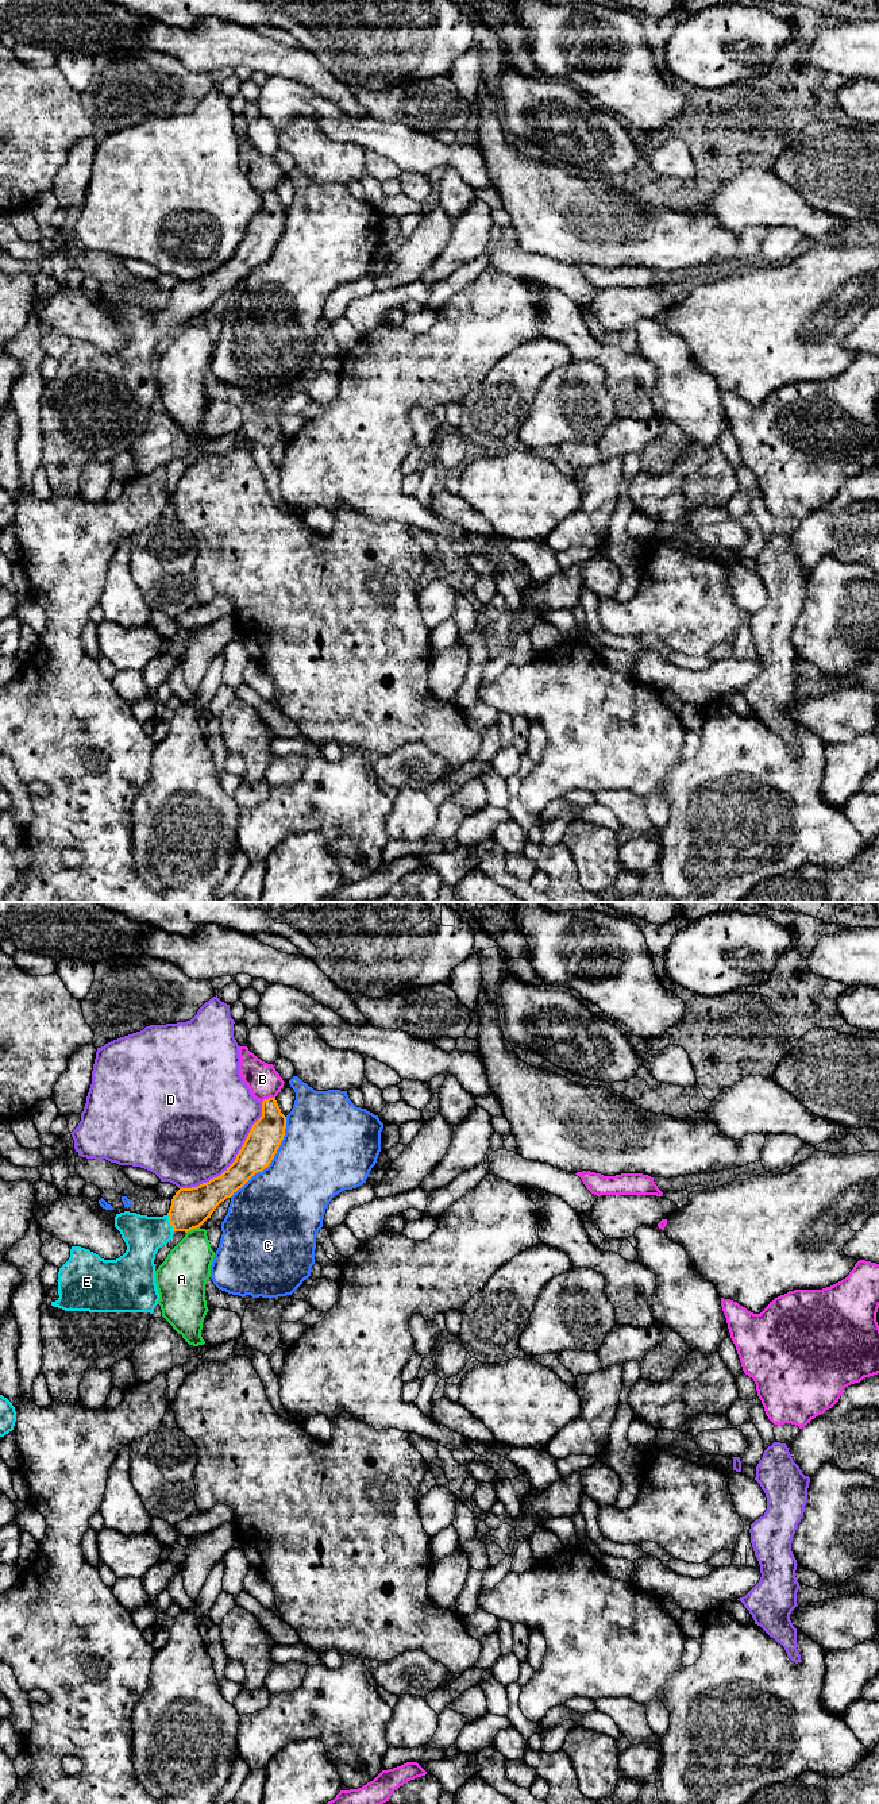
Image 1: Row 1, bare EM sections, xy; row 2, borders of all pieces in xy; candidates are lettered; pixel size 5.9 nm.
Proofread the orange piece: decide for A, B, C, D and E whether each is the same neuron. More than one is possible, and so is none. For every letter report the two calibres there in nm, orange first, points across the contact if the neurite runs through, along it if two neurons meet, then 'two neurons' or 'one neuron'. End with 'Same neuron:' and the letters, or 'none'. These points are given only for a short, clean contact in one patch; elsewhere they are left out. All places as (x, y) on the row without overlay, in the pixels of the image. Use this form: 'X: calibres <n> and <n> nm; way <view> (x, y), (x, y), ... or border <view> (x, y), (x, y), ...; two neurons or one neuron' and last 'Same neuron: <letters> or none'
A: calibres 240 and 280 nm; border xy (199, 319), (187, 326); two neurons
B: calibres 200 and 200 nm; border xy (274, 189), (269, 189), (262, 195); two neurons
C: calibres 200 and 460 nm; two neurons
D: calibres 200 and 480 nm; two neurons
E: calibres 240 and 240 nm; way xy (191, 300), (170, 316), (143, 328); one neuron
Same neuron: E

